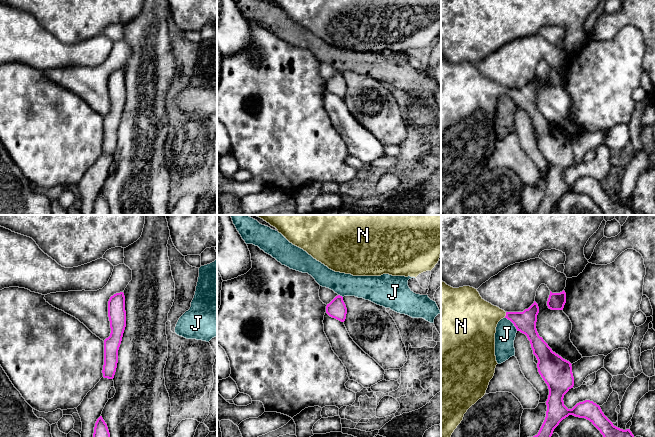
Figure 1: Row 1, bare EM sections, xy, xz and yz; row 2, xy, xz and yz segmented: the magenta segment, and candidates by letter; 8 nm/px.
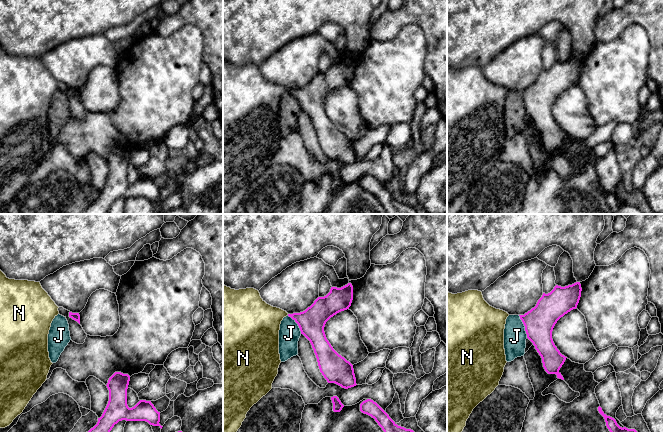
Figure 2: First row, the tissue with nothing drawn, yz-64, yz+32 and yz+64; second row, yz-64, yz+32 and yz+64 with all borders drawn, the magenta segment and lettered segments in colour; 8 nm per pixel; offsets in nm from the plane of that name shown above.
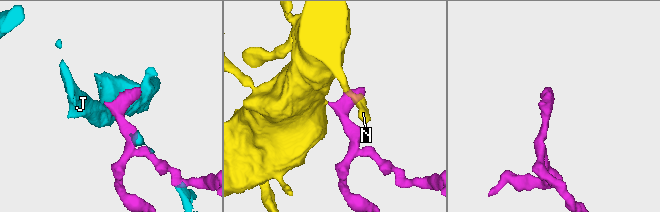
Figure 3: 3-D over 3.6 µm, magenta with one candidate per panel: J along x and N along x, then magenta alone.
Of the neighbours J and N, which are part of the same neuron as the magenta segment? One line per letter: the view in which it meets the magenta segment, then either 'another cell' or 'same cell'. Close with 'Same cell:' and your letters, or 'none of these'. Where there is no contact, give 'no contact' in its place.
J: meets magenta in yz; another cell
N: meets magenta in yz; same cell
Same cell: N

